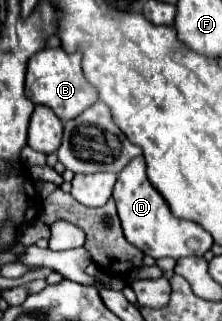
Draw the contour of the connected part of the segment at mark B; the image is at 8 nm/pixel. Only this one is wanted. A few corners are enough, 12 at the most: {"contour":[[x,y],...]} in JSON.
{"contour":[[46,48],[28,60],[28,100],[60,120],[98,100],[80,52]]}

